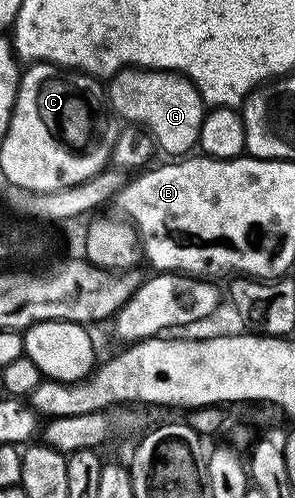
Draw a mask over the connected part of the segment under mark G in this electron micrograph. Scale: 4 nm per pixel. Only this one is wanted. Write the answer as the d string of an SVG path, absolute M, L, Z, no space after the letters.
M125 68L113 74L107 83L106 102L117 119L125 118L125 123L144 127L168 156L188 156L197 149L206 103L187 76L170 70Z

